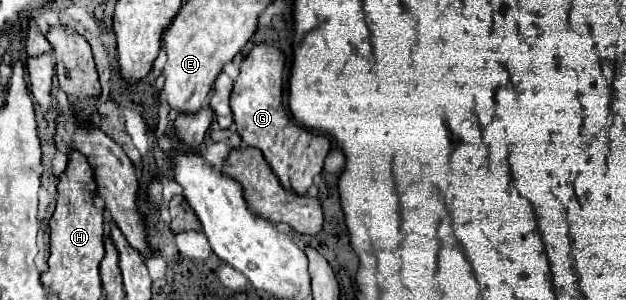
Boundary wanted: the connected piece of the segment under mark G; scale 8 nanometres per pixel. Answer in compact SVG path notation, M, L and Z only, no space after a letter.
M254 47L240 65L240 75L234 81L230 109L234 113L236 131L242 137L244 147L258 147L264 159L280 179L286 191L306 195L314 177L322 171L324 157L330 151L330 141L322 135L306 131L296 125L282 107L282 69L284 55L274 47Z

